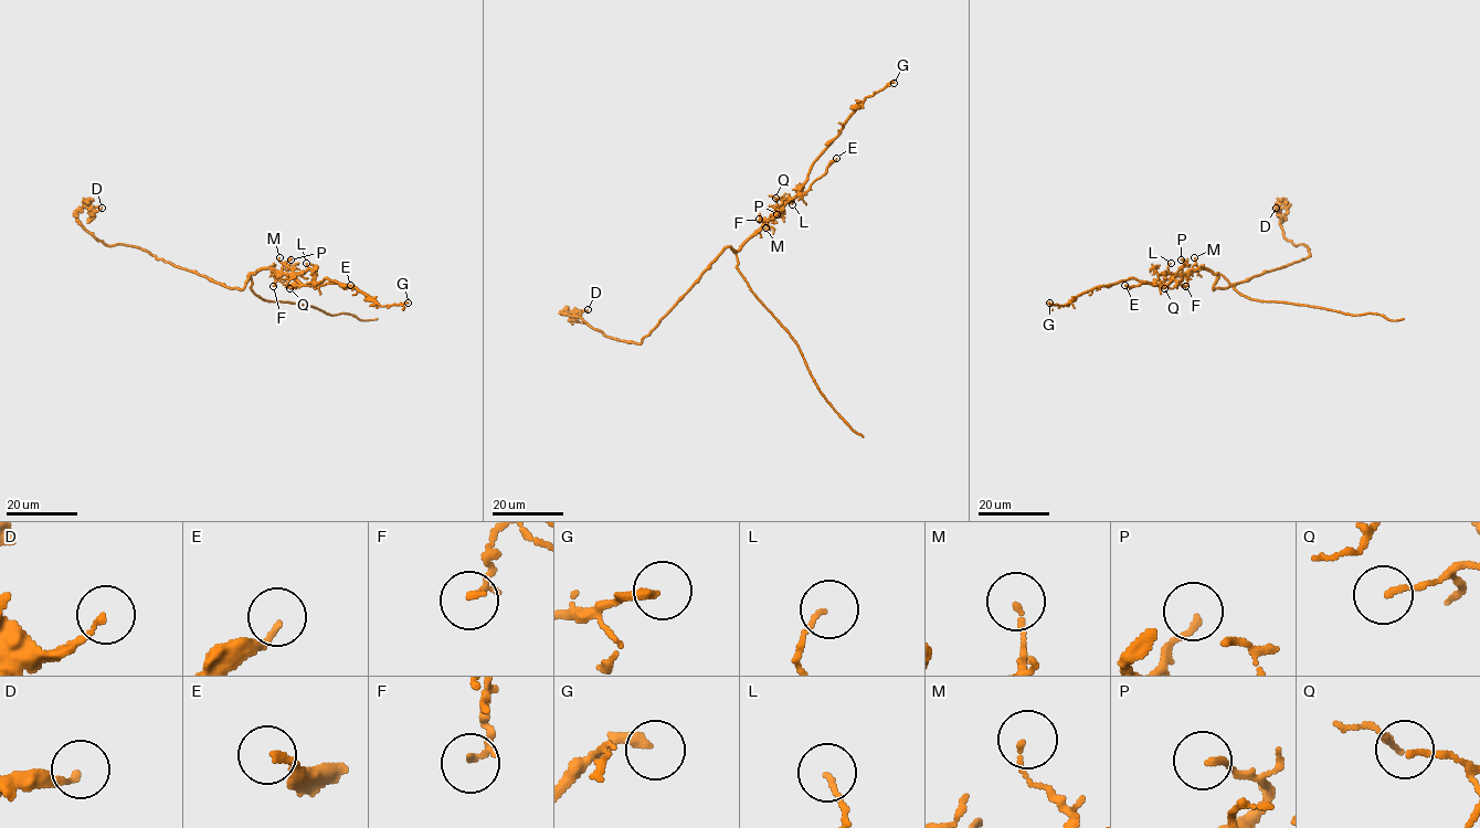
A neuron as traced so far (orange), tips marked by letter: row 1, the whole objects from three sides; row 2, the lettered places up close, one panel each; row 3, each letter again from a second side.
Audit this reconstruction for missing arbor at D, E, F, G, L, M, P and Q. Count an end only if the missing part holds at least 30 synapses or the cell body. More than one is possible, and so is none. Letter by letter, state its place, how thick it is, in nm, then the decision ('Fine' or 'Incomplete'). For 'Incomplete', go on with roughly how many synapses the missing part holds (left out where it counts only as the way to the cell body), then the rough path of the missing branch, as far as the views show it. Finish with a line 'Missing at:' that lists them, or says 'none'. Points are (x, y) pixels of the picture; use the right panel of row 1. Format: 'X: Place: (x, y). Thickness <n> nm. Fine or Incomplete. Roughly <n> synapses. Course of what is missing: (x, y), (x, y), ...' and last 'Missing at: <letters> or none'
D: Place: (1276, 208). Thickness 170 nm. Fine
E: Place: (1124, 285). Thickness 140 nm. Fine
F: Place: (1185, 286). Thickness 150 nm. Fine
G: Place: (1049, 303). Thickness 240 nm. Fine
L: Place: (1171, 263). Thickness 100 nm. Fine
M: Place: (1194, 257). Thickness 110 nm. Fine
P: Place: (1181, 259). Thickness 150 nm. Fine
Q: Place: (1164, 288). Thickness 100 nm. Fine
Missing at: none

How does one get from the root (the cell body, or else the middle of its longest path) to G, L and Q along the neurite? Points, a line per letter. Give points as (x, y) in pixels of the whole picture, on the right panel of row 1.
G: (1218, 288), (1217, 274), (1196, 268), (1167, 284), (1130, 278), (1097, 286), (1064, 306), (1049, 303)
L: (1218, 288), (1214, 288), (1217, 274), (1200, 268), (1171, 274), (1171, 263)
Q: (1218, 288), (1214, 288), (1217, 274), (1200, 268), (1177, 274), (1164, 288)

